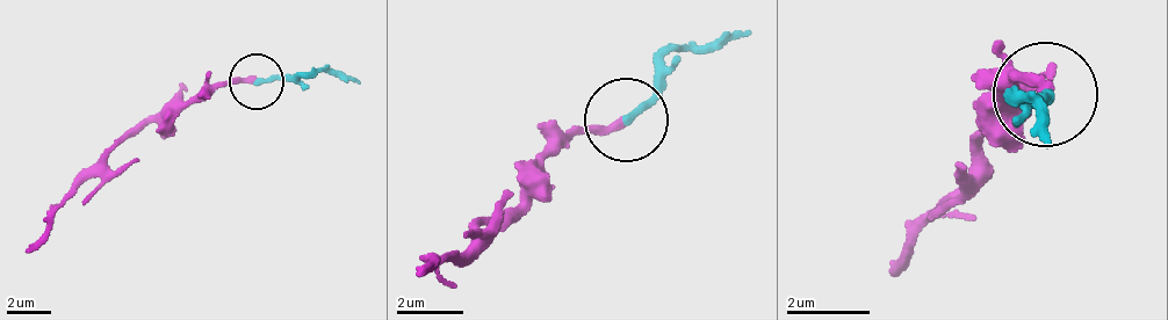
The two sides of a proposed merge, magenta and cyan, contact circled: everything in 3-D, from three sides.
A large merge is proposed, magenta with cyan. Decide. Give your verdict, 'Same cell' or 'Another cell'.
Same cell

